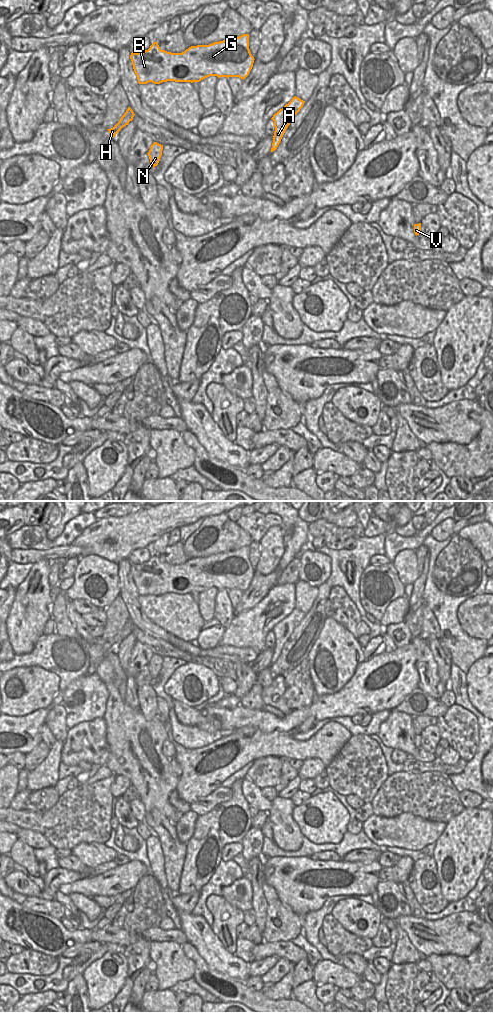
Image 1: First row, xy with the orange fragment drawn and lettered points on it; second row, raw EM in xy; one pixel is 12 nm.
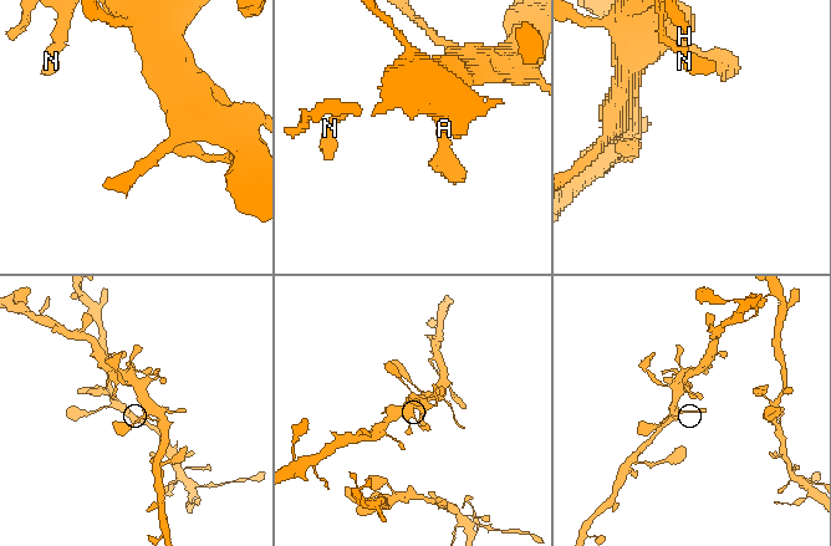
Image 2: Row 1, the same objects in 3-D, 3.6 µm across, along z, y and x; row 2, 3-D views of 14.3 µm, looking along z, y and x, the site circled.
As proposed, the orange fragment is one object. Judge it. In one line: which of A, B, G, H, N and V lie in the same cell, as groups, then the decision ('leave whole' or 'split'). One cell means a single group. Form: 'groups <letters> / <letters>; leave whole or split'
groups A B G H N V; leave whole

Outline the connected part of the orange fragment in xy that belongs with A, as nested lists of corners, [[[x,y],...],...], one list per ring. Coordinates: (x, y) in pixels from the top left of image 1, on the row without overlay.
[[[294,608],[288,616],[286,616],[282,621],[280,621],[273,627],[271,631],[274,633],[275,643],[273,648],[272,660],[270,662],[271,664],[277,661],[286,641],[290,637],[295,627],[303,619],[304,615],[305,613]]]

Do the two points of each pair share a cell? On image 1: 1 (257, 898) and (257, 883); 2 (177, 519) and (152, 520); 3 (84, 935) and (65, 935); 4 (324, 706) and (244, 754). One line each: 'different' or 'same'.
1: same
2: same
3: same
4: different

